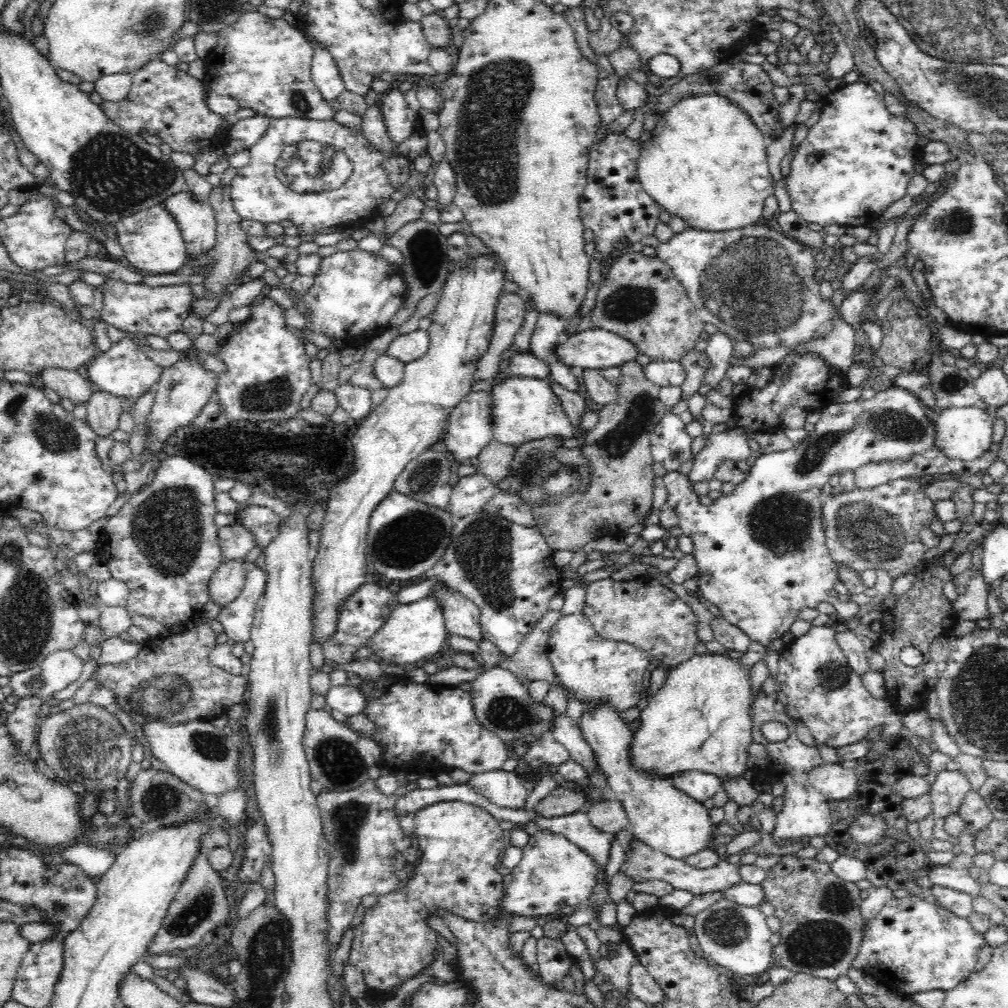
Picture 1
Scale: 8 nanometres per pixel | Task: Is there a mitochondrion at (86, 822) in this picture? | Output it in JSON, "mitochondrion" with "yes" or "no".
{"mitochondrion":"no"}

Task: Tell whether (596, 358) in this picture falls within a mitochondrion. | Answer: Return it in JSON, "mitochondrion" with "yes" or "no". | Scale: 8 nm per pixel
{"mitochondrion":"no"}

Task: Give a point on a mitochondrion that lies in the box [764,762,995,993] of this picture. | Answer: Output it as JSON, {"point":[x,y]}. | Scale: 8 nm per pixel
{"point":[822,943]}

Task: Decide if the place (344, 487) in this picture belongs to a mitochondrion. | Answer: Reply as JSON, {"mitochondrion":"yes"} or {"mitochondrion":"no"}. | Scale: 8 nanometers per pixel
{"mitochondrion":"no"}

